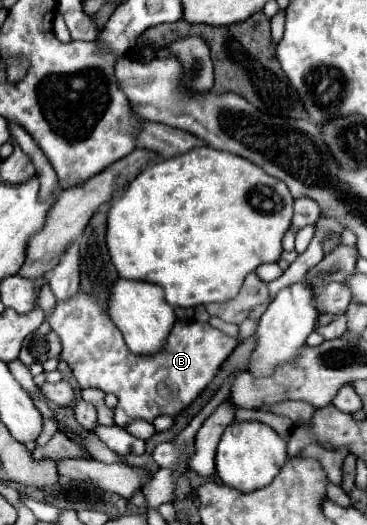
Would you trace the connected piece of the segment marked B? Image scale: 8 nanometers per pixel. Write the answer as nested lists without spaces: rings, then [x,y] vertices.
[[[77,290],[73,298],[57,302],[53,312],[47,314],[47,322],[63,342],[61,358],[67,362],[79,388],[99,388],[103,392],[117,394],[119,402],[113,408],[117,426],[125,426],[133,418],[151,422],[159,414],[185,410],[215,378],[223,362],[237,346],[235,338],[223,334],[211,324],[177,320],[163,350],[147,356],[133,354],[101,304],[81,290]]]

